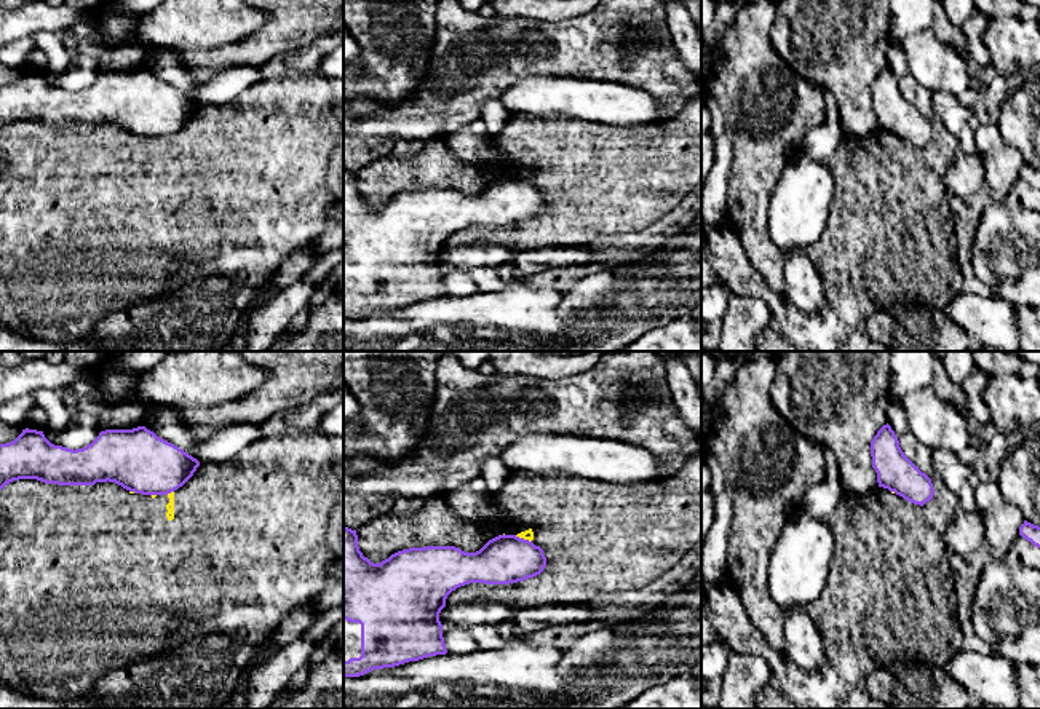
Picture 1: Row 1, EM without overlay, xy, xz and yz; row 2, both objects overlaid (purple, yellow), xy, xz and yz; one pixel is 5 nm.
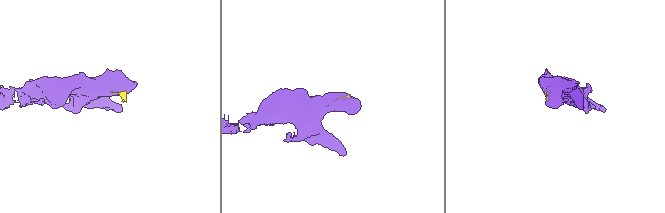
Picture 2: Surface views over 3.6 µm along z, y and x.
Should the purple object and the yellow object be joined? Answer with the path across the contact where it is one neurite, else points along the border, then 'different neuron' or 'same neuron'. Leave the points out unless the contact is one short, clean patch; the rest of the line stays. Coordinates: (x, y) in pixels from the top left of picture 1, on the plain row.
border xy (173, 133), (166, 136); different neuron

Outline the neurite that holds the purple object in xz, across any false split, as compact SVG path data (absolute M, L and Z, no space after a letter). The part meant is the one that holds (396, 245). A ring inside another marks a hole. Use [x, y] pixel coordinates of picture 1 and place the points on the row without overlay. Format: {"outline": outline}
{"outline": "M343 169L343 319L446 297L439 255L452 233L470 225L524 224L545 209L543 192L516 177L498 177L476 195L455 188L409 190L374 206L359 193L356 172Z"}

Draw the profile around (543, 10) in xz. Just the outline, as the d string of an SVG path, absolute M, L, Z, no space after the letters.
M489 0L503 18L529 18L545 22L569 21L588 14L601 0Z

